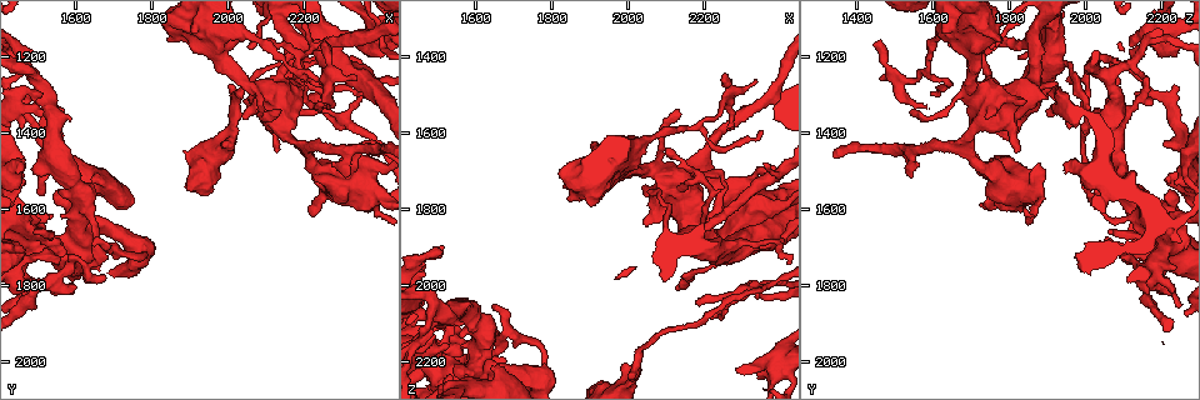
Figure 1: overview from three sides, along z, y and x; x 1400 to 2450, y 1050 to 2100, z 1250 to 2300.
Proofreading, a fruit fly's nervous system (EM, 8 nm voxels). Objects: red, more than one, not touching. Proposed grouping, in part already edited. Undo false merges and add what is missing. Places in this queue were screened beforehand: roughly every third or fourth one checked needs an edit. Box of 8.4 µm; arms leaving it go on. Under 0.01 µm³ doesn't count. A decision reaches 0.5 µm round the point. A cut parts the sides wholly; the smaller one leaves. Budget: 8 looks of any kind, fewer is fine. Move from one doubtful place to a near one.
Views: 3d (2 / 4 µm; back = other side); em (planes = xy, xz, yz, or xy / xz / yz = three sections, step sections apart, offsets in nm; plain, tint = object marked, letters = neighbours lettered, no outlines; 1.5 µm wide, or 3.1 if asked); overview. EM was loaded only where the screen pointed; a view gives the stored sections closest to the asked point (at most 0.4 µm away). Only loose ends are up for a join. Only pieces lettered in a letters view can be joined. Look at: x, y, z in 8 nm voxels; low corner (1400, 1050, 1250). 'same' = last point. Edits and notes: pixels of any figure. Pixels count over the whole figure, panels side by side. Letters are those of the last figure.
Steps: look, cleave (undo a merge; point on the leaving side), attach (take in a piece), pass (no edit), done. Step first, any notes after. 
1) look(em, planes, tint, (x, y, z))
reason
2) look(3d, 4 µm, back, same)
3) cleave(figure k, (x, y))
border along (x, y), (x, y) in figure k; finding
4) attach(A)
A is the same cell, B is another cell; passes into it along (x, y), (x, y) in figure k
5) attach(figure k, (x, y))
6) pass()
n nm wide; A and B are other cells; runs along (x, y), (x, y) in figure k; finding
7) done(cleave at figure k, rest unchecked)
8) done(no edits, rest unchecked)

look(3d, 2 µm, (1500, 1285, 1905))

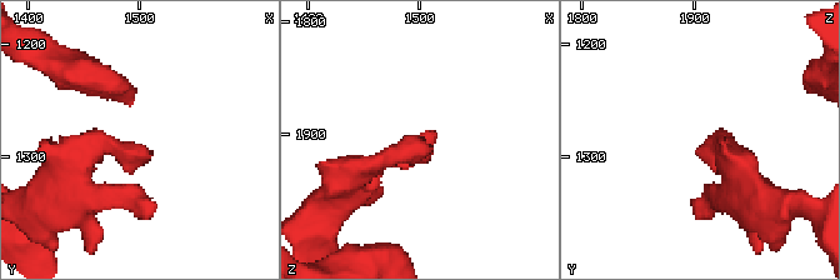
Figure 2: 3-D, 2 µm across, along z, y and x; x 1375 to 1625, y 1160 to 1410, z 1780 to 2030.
look(em, planes, plain, (1506, 1294, 1904))

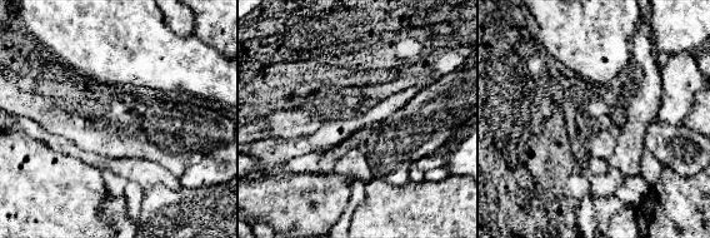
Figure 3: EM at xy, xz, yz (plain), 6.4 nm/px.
look(em, planes, letters, same)
what lies round it

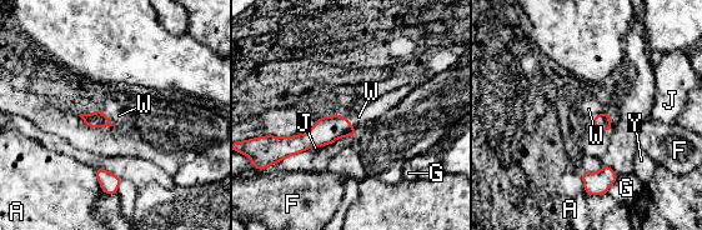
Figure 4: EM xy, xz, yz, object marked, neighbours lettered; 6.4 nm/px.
attach(W)
100 nm wide; W is the same cell, A, F, G, J and Y are other cells; passes into it along (602, 120), (598, 114), (588, 109) in figure 4; it goes on there

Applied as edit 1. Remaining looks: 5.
look(em, planes, tint, (2145, 1280, 1750))
thick turns thin

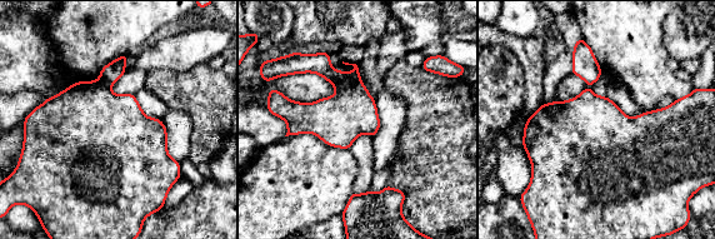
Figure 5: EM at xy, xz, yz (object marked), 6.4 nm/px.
look(em, planes, letters, same)

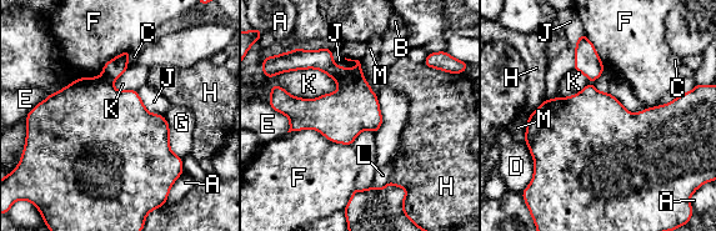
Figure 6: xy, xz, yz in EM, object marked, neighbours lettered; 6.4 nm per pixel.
cleave(figure 6, (114, 69))
320 nm wide; A, B, C, D, E, F, G, H, J, K, L and M are other cells; border along (100, 75), (111, 84) in figure 6; two neurons meet here

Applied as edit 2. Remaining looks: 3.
look(overview)

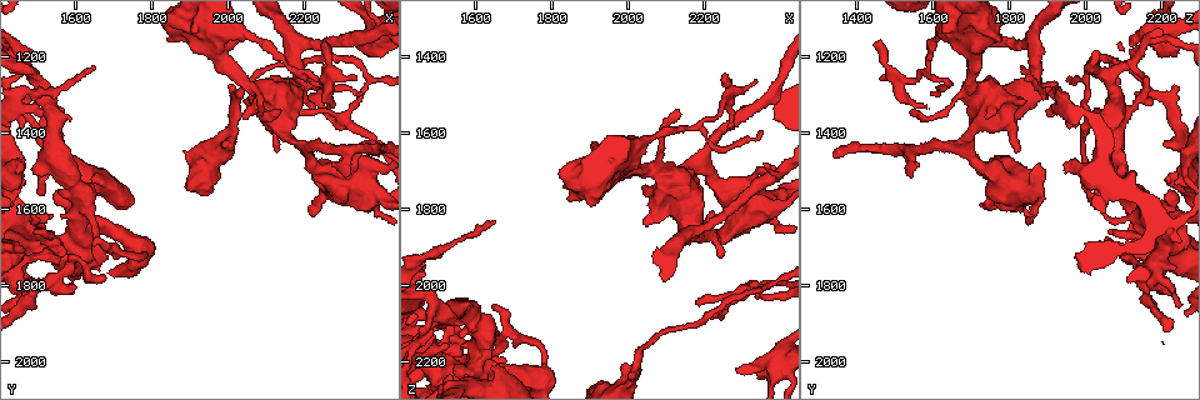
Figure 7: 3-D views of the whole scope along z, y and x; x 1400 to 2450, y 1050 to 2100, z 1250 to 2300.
look(3d, 4 µm, (2290, 1380, 2025))
touches itself

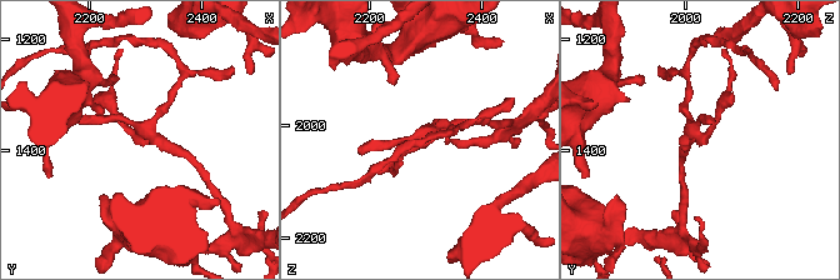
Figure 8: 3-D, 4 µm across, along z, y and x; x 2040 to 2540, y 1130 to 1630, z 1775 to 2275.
look(em, planes, letters, (2290, 1375, 2025))
shape alone is not enough

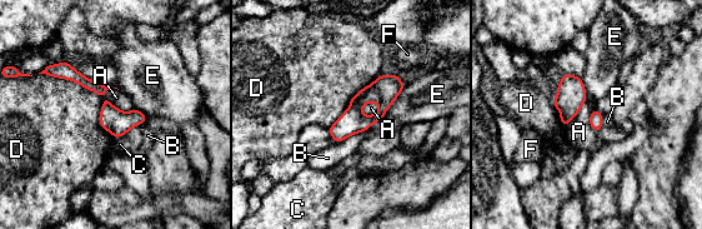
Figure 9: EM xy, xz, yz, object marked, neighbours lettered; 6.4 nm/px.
cleave(figure 9, (389, 86))
A, B, C, D, E and F are other cells; border along (371, 84), (380, 96), (380, 103) in figure 9; two neurons meet here

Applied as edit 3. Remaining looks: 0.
done(attach at figure 4, cleave at figure 6, cleave at figure 9, rest unchecked)

